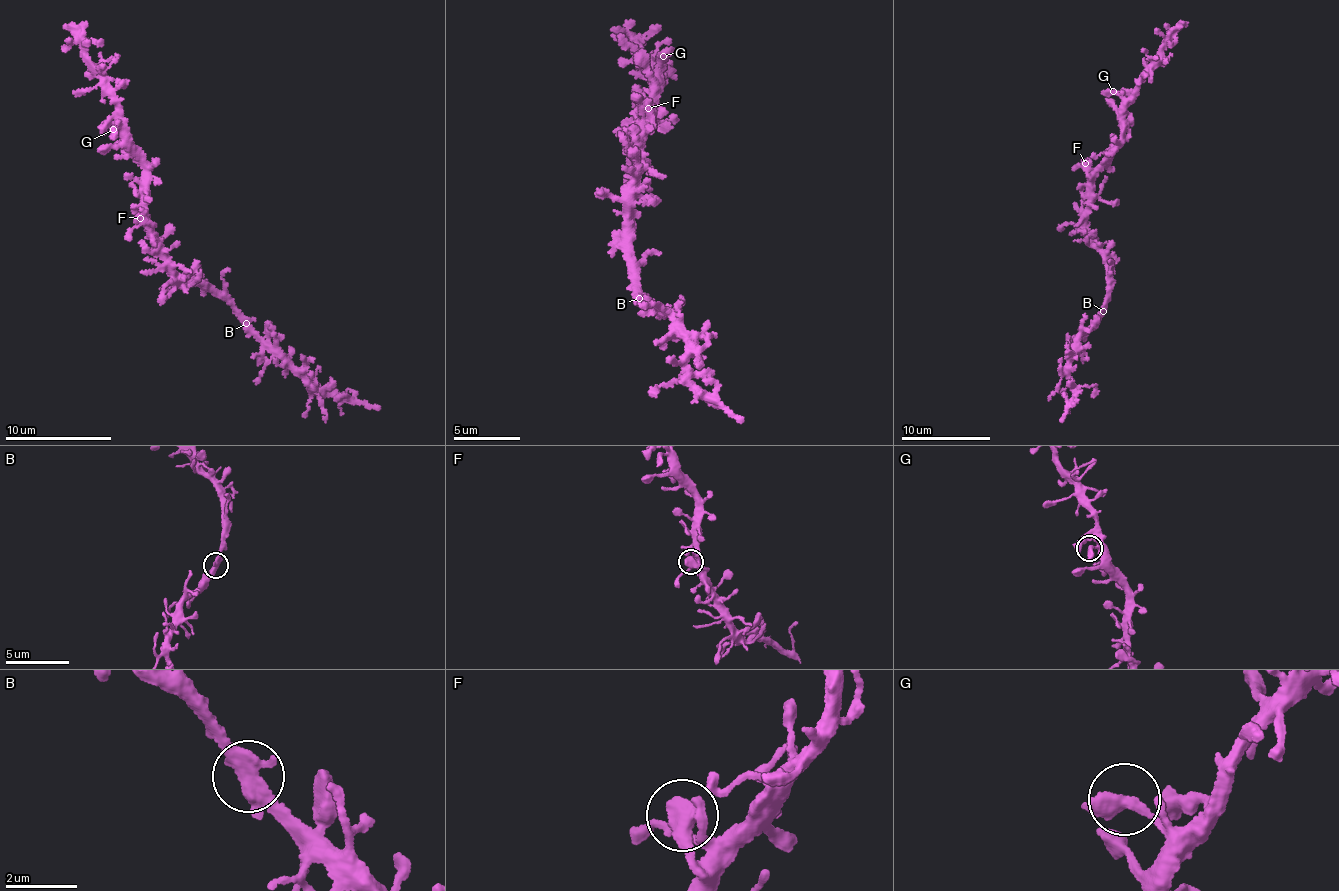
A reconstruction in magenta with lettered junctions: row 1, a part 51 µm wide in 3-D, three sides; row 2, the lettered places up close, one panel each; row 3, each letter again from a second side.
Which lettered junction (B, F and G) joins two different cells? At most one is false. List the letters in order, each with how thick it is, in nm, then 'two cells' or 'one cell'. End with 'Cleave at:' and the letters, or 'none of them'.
B: 460 nm | one cell
F: 400 nm | one cell
G: 400 nm | one cell
Cleave at: none of them

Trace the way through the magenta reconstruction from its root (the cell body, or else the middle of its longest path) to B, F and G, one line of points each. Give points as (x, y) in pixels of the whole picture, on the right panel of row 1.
B: (1086, 218), (1091, 236), (1102, 251), (1106, 273), (1109, 291), (1103, 312)
F: (1086, 218), (1091, 179), (1085, 163)
G: (1086, 218), (1094, 173), (1103, 165), (1106, 153), (1121, 142), (1120, 120), (1123, 107), (1122, 100), (1113, 91)

